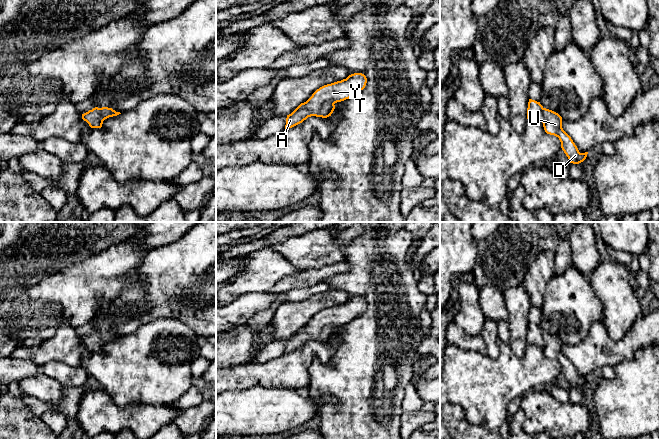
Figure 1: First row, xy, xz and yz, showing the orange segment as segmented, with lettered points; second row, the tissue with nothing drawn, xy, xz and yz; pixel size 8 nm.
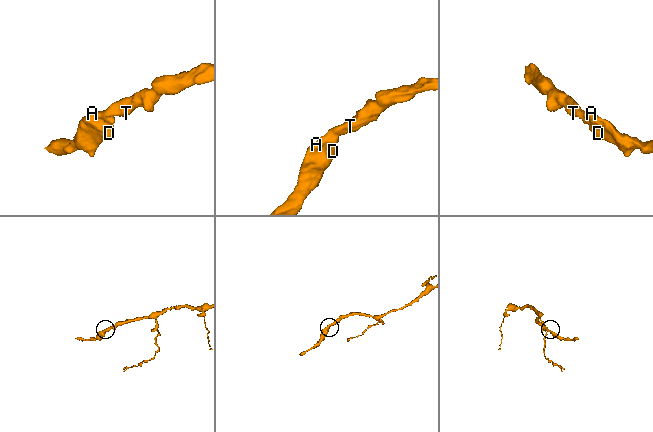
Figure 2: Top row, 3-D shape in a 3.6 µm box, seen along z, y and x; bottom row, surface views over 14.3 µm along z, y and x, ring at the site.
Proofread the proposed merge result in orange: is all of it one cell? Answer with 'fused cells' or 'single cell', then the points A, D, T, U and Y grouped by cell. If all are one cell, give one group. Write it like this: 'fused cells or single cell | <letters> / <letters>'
single cell | A D T U Y

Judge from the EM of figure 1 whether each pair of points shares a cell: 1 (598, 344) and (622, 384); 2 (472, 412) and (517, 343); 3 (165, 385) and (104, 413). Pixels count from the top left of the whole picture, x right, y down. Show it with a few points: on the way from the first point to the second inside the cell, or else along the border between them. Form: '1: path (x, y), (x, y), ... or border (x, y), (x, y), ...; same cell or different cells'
1: border (634, 354), (632, 358), (624, 359), (614, 367); different cells
2: border (508, 343), (518, 356), (523, 355), (528, 345); different cells
3: border (102, 390), (120, 407), (141, 405); different cells

